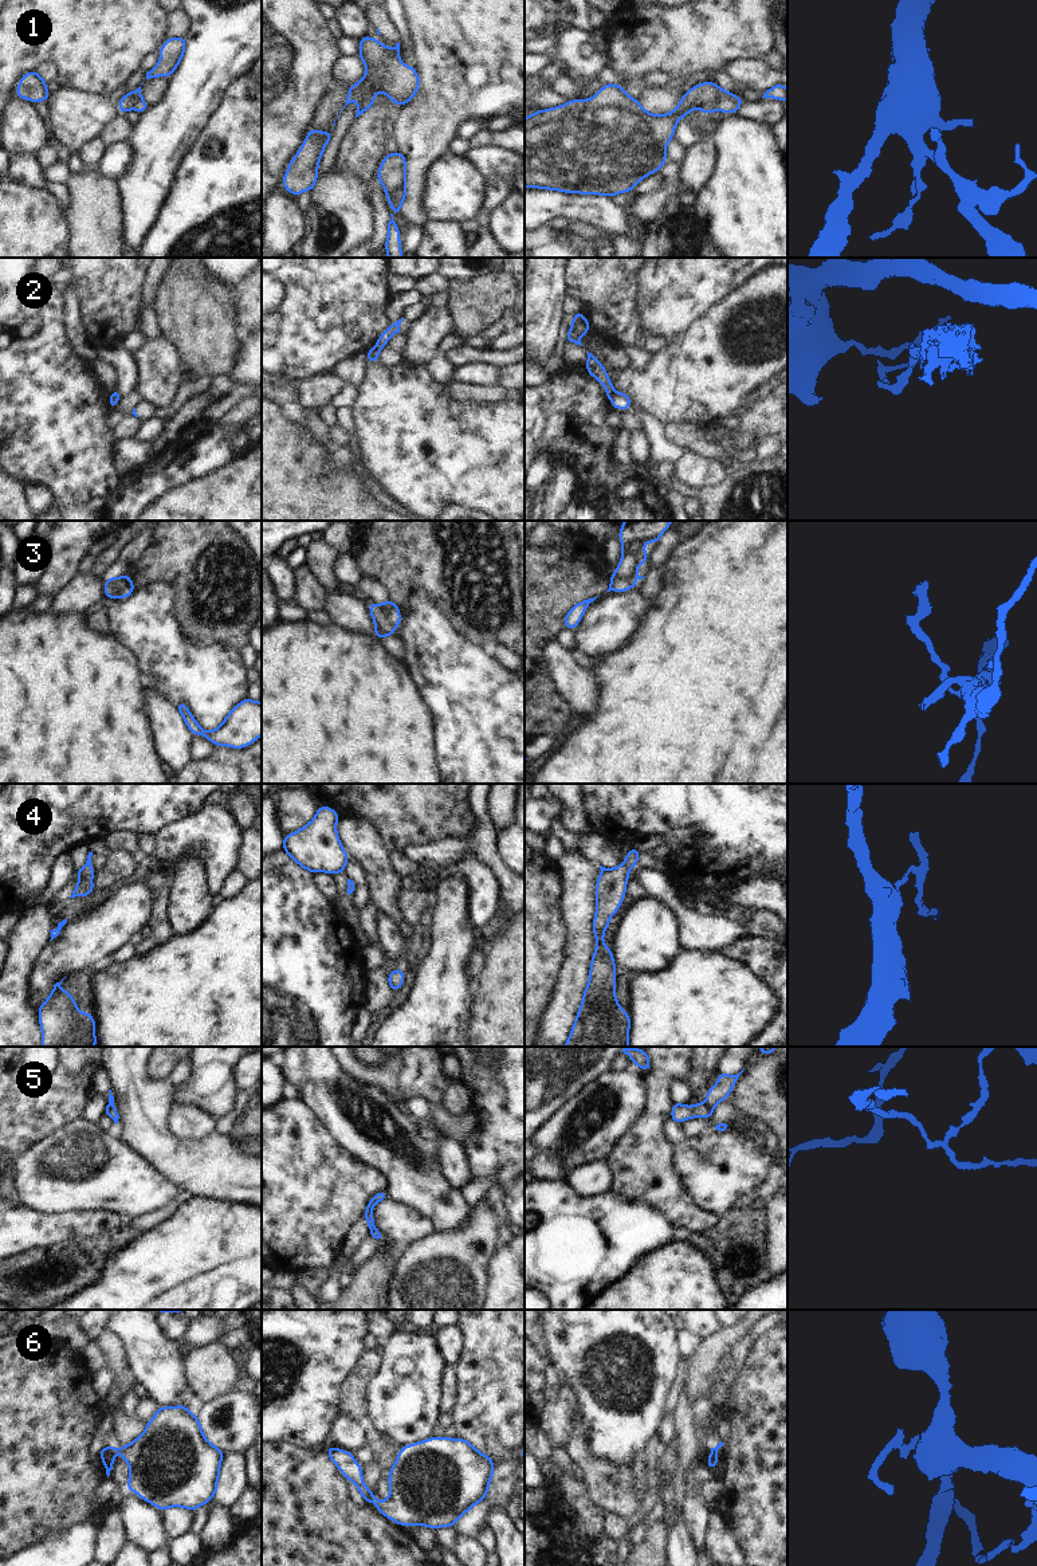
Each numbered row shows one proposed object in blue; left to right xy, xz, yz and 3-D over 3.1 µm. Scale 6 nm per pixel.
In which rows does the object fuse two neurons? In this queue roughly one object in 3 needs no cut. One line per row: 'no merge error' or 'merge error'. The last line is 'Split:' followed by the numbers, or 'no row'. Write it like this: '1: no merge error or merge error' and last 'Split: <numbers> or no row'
1: merge error
2: merge error
3: no merge error
4: no merge error
5: merge error
6: merge error
Split: 1, 2, 5, 6

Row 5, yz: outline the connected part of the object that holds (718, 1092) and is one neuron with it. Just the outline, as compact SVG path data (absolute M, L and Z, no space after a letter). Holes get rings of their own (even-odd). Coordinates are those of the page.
M743 1069L738 1075L718 1072L718 1083L707 1090L706 1104L714 1110L719 1102L726 1100L726 1098L734 1090L734 1086Z

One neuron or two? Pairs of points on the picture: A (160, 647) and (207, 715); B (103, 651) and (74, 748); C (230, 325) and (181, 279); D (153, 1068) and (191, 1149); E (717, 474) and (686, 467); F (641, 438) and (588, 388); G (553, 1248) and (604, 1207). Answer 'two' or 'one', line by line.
A: one
B: one
C: one
D: two
E: one
F: two
G: one

